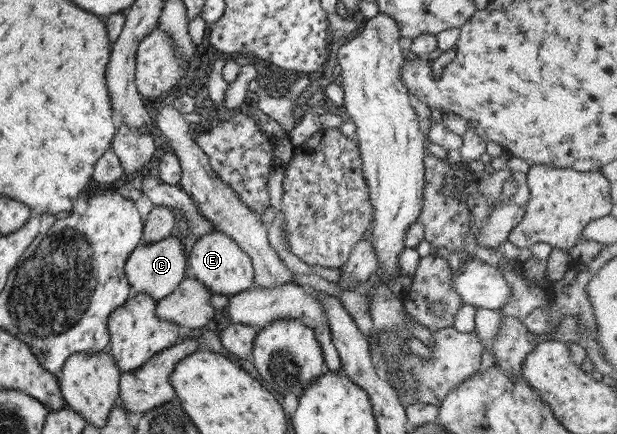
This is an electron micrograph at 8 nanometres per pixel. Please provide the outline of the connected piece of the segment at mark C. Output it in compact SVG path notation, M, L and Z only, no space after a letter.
M170 235L159 242L136 246L129 253L124 264L127 284L135 290L136 294L151 295L155 302L175 290L175 287L184 280L183 271L185 270L187 270L185 251L181 249L179 240Z

